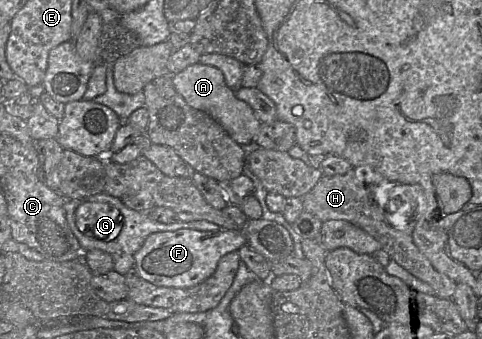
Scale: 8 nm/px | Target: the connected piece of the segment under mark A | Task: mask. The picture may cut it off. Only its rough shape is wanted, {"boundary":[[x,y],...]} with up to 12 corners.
{"boundary":[[200,62],[173,76],[189,106],[210,115],[236,143],[255,141],[261,122]]}

